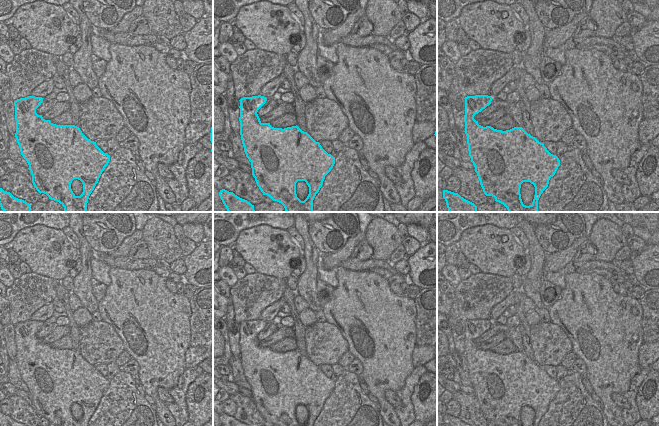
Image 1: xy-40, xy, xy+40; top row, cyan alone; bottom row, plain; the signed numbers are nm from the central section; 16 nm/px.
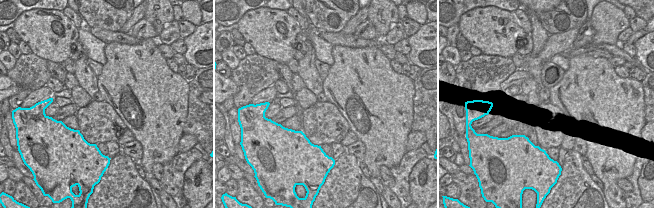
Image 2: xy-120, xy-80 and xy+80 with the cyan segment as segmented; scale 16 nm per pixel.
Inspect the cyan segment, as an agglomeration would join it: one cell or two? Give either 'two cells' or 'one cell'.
one cell

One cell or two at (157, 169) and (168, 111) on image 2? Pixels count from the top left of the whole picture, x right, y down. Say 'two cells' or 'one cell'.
two cells

